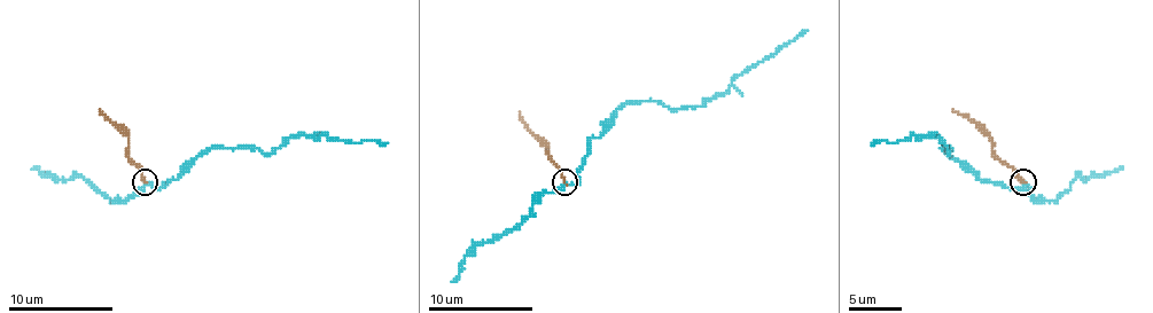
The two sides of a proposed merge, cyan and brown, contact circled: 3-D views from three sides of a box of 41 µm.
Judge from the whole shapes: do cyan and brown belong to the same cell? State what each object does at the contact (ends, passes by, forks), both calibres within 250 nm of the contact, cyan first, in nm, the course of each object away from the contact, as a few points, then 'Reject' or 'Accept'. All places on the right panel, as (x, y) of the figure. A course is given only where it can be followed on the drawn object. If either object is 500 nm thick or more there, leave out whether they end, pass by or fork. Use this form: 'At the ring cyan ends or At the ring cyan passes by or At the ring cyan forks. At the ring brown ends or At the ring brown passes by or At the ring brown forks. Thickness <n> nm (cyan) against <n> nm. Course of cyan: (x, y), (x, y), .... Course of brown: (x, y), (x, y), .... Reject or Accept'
At the ring cyan passes by. At the ring brown ends. Thickness 190 nm (cyan) against 160 nm. Course of cyan: (1023, 182), (1023, 190), (1010, 190), (979, 179), (942, 148), (950, 148), (948, 154), (936, 135), (871, 143). Course of brown: (1023, 182), (997, 156), (989, 138), (968, 117), (952, 109). Reject

